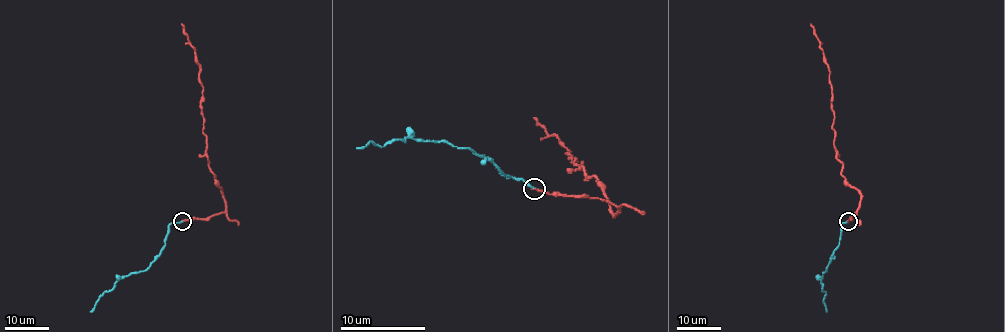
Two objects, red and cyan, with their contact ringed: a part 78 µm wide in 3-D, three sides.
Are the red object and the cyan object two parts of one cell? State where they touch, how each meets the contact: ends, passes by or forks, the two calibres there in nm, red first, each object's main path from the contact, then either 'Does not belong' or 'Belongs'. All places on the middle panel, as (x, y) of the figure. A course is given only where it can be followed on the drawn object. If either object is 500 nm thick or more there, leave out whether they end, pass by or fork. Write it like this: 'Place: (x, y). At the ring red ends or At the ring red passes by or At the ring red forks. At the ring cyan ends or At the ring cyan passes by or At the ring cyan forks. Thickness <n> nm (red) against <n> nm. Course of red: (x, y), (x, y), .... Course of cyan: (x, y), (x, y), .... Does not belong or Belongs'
Place: (534, 189). At the ring red ends. At the ring cyan ends. Thickness 200 nm (red) against 200 nm. Course of red: (535, 188), (552, 195), (605, 199), (617, 212), (613, 214), (594, 175), (586, 180), (583, 167), (532, 118). Course of cyan: (535, 188), (501, 171), (466, 148), (418, 141), (411, 137), (384, 146), (371, 141), (356, 148). Belongs

